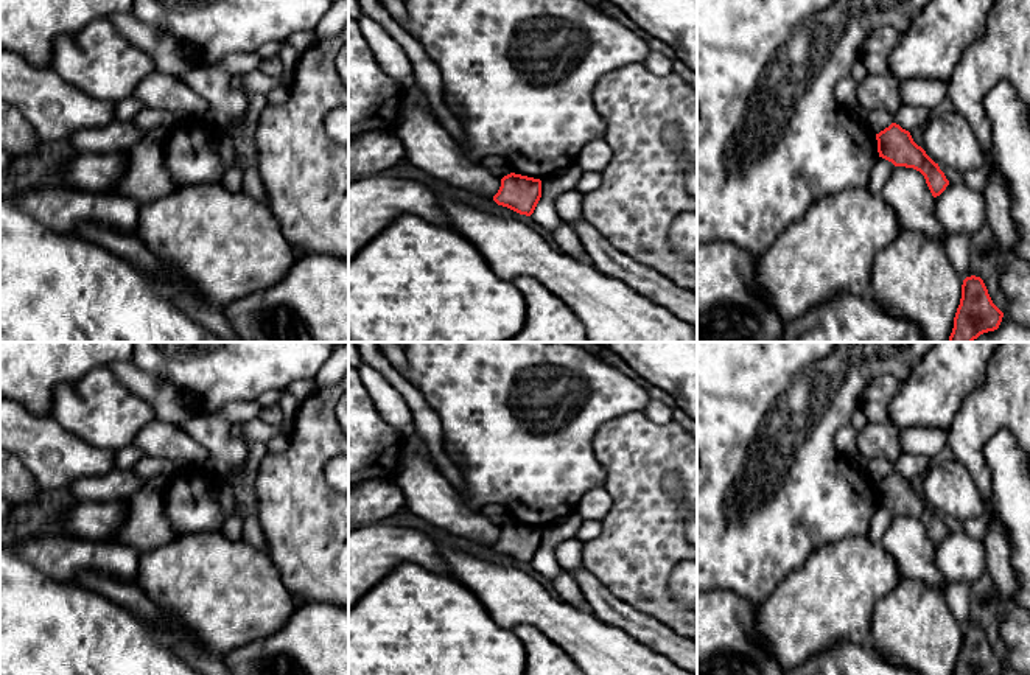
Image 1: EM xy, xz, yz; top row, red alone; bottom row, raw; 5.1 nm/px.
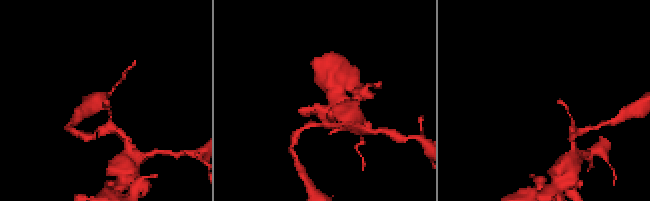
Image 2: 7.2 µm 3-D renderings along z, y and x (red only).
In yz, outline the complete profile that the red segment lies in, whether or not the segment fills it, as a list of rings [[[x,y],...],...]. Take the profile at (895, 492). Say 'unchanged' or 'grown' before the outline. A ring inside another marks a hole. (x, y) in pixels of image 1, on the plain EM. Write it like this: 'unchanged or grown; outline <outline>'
unchanged; outline [[[892,471],[888,476],[876,482],[879,505],[892,510],[895,515],[906,515],[920,519],[934,546],[940,544],[949,529],[926,499],[918,495],[910,481],[899,473]]]

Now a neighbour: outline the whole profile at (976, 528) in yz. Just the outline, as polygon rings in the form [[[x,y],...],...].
[[[983,513],[982,516],[979,518],[971,518],[971,519],[966,519],[963,523],[963,532],[971,537],[971,538],[976,538],[976,540],[982,540],[985,538],[986,532],[988,532],[988,523],[990,523],[990,518],[986,513]]]

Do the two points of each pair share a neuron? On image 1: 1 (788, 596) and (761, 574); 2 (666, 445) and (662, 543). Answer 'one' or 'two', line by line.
1: two
2: one

